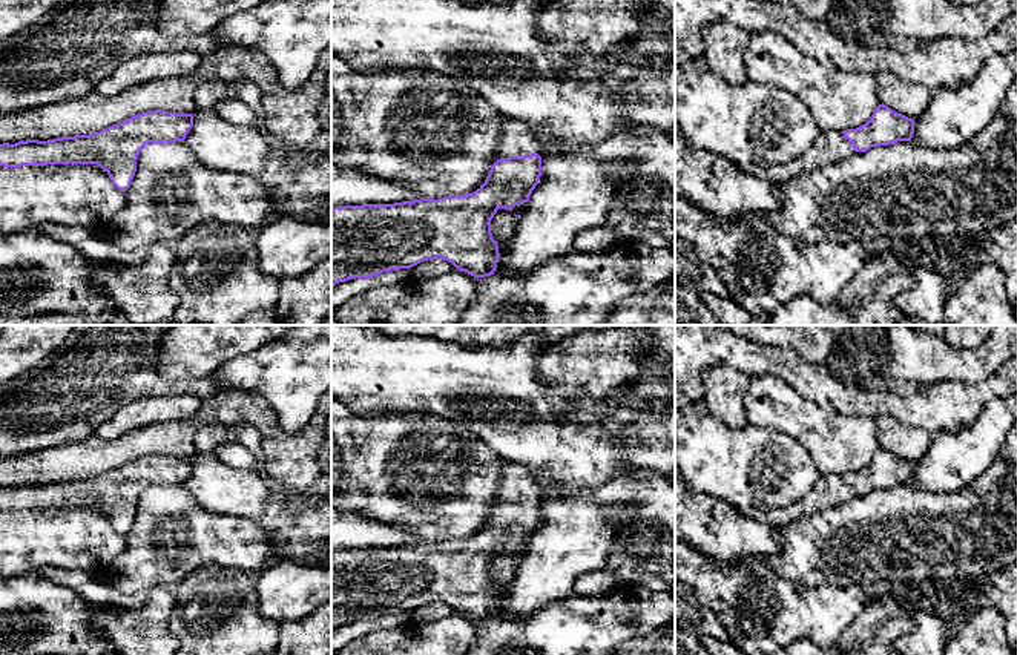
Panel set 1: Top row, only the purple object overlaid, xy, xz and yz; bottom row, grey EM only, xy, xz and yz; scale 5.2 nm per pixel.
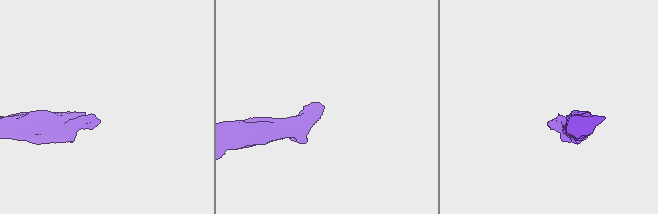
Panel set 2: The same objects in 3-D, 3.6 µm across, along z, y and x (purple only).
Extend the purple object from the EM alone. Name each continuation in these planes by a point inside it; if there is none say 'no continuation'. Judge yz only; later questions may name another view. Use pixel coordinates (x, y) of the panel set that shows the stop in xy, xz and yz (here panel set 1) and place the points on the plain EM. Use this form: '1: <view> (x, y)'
1: yz (830, 491)

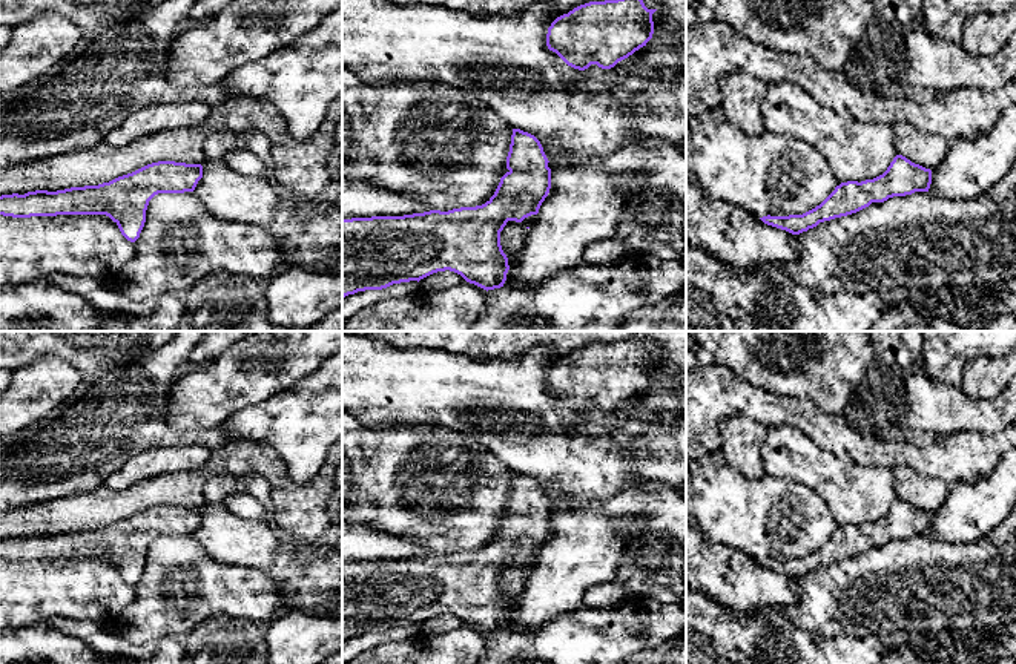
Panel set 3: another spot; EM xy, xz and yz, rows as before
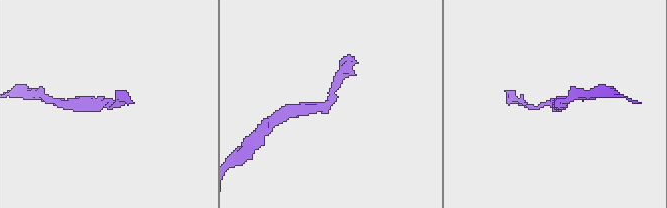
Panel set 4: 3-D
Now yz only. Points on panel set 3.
no continuation

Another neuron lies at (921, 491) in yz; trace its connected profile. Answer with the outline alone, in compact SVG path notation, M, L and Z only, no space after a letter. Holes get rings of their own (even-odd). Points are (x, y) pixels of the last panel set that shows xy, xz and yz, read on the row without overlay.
M899 466L893 474L896 497L915 508L933 512L947 498L950 486L941 478L919 474L909 466Z

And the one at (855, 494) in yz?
M790 425L767 426L761 455L766 475L815 491L840 526L873 523L898 498L893 469L841 460Z

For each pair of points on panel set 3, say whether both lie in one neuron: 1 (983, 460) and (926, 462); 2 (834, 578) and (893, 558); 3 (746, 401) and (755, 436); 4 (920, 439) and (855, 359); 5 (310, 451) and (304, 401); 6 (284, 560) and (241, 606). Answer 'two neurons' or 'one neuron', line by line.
1: one neuron
2: one neuron
3: two neurons
4: two neurons
5: one neuron
6: two neurons

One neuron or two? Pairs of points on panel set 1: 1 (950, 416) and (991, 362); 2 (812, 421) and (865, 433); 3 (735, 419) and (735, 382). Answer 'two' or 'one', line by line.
1: two
2: one
3: one

